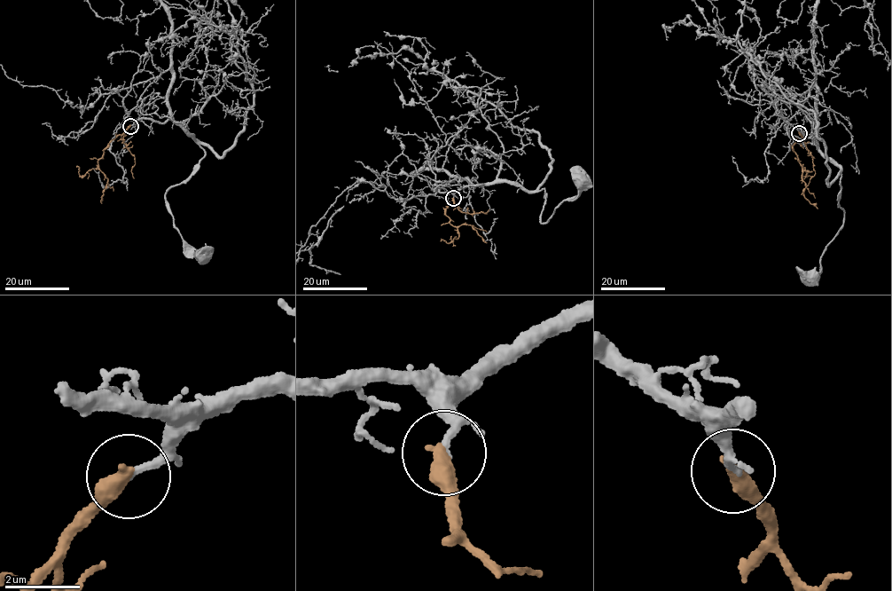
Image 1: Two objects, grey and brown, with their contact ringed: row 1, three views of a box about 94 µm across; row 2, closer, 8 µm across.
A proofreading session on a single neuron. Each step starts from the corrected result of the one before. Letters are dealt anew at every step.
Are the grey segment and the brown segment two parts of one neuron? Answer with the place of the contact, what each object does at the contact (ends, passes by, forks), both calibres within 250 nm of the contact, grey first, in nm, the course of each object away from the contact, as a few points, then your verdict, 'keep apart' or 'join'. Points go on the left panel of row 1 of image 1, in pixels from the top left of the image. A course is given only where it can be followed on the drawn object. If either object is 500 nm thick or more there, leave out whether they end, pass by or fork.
at (130, 126); grey ends there; brown ends there; 190 nm thick on the grey side, 480 nm on the other; grey runs (130, 126), (141, 119), (174, 120), (203, 150), (194, 173), (166, 193), (175, 228), (183, 241), (201, 255); brown runs (130, 126), (121, 134), (117, 135), (98, 161), (98, 169), (107, 179), (102, 203); join

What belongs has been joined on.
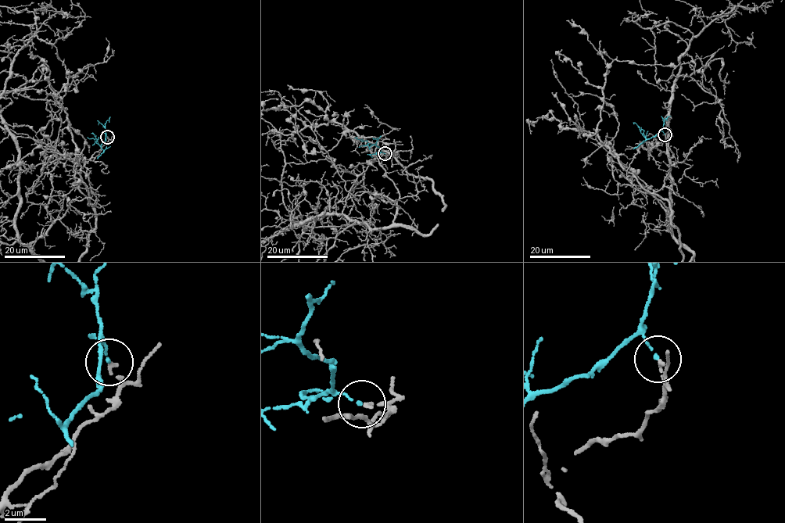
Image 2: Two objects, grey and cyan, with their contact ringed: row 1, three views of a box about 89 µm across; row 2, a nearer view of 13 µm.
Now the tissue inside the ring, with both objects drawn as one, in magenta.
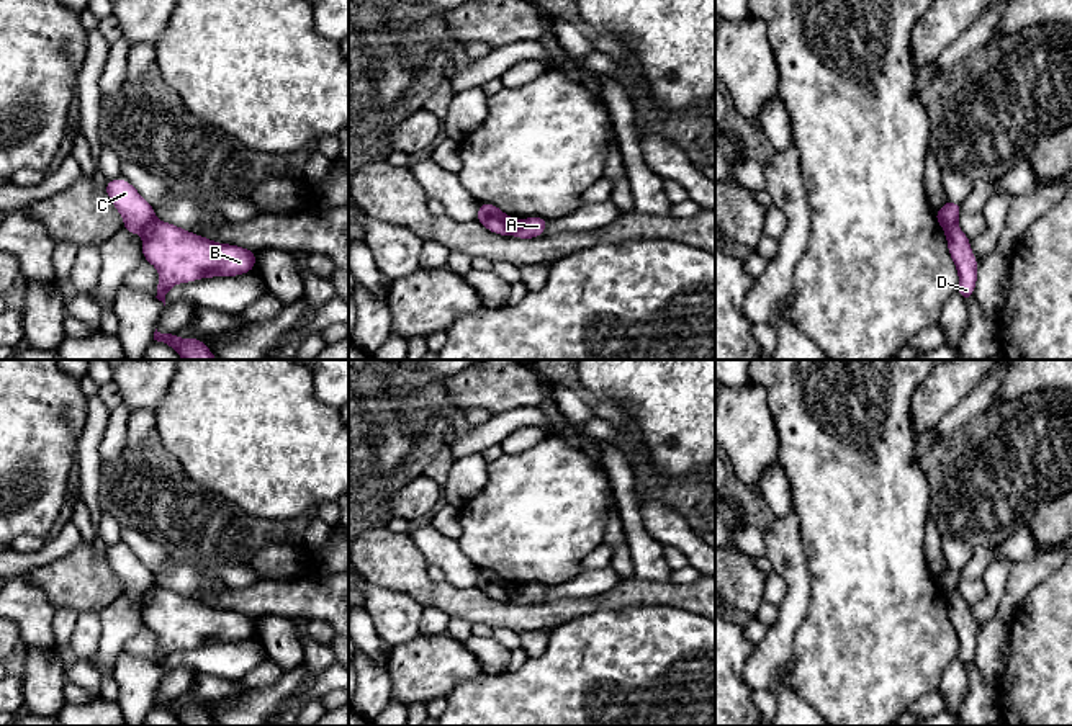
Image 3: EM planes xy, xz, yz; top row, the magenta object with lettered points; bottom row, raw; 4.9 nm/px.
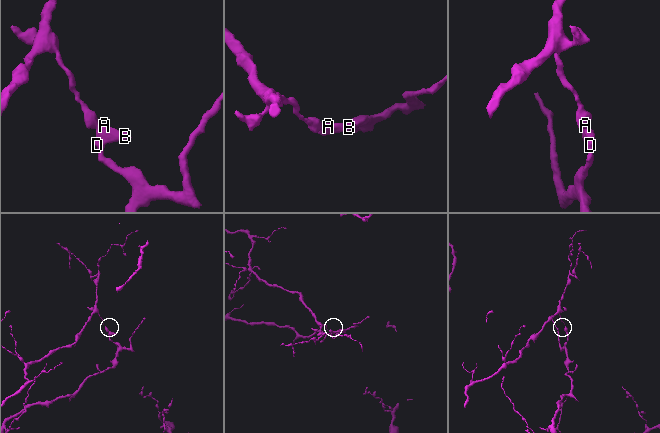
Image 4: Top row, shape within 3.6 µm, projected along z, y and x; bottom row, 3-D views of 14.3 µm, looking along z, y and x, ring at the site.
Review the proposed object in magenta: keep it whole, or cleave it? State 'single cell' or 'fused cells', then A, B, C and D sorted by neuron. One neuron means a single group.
fused cells; A B D / C

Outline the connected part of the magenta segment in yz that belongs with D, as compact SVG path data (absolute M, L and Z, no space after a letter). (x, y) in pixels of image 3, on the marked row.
M959 226L944 227L944 235L948 239L948 252L957 268L959 285L957 291L967 302L974 294L977 283L977 258L971 249L971 239L959 229Z

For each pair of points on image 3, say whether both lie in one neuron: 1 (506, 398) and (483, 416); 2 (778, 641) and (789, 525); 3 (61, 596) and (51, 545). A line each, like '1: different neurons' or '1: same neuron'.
1: different neurons
2: same neuron
3: different neurons

